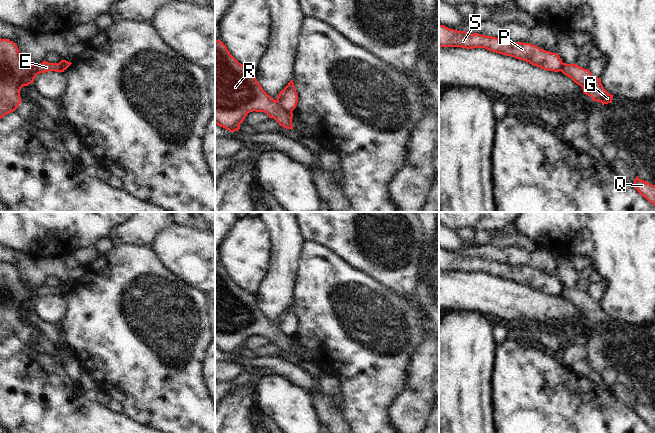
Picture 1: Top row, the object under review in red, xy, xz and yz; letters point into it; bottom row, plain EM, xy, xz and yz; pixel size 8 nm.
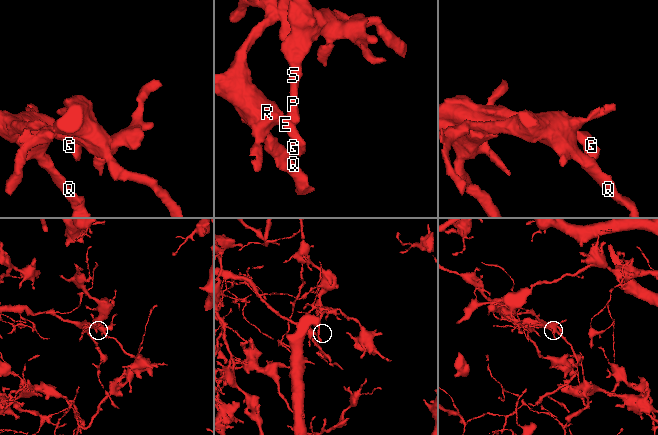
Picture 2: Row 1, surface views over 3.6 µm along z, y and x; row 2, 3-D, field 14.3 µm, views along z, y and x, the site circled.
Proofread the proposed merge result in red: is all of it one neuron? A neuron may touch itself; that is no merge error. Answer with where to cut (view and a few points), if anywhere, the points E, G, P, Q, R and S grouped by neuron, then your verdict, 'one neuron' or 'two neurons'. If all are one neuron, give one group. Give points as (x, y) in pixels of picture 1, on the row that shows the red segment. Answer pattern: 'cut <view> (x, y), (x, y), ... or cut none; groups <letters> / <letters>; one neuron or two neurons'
cut xz (276, 101), (284, 109), (291, 112); groups E G Q R / P S; two neurons

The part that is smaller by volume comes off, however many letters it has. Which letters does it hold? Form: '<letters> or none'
E, G, Q, R

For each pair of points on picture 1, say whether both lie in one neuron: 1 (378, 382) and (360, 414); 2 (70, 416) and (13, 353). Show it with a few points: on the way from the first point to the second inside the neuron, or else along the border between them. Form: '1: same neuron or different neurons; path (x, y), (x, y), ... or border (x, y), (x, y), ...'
1: same neuron; path (370, 390), (367, 393), (366, 406)
2: same neuron; path (54, 400), (23, 369)

